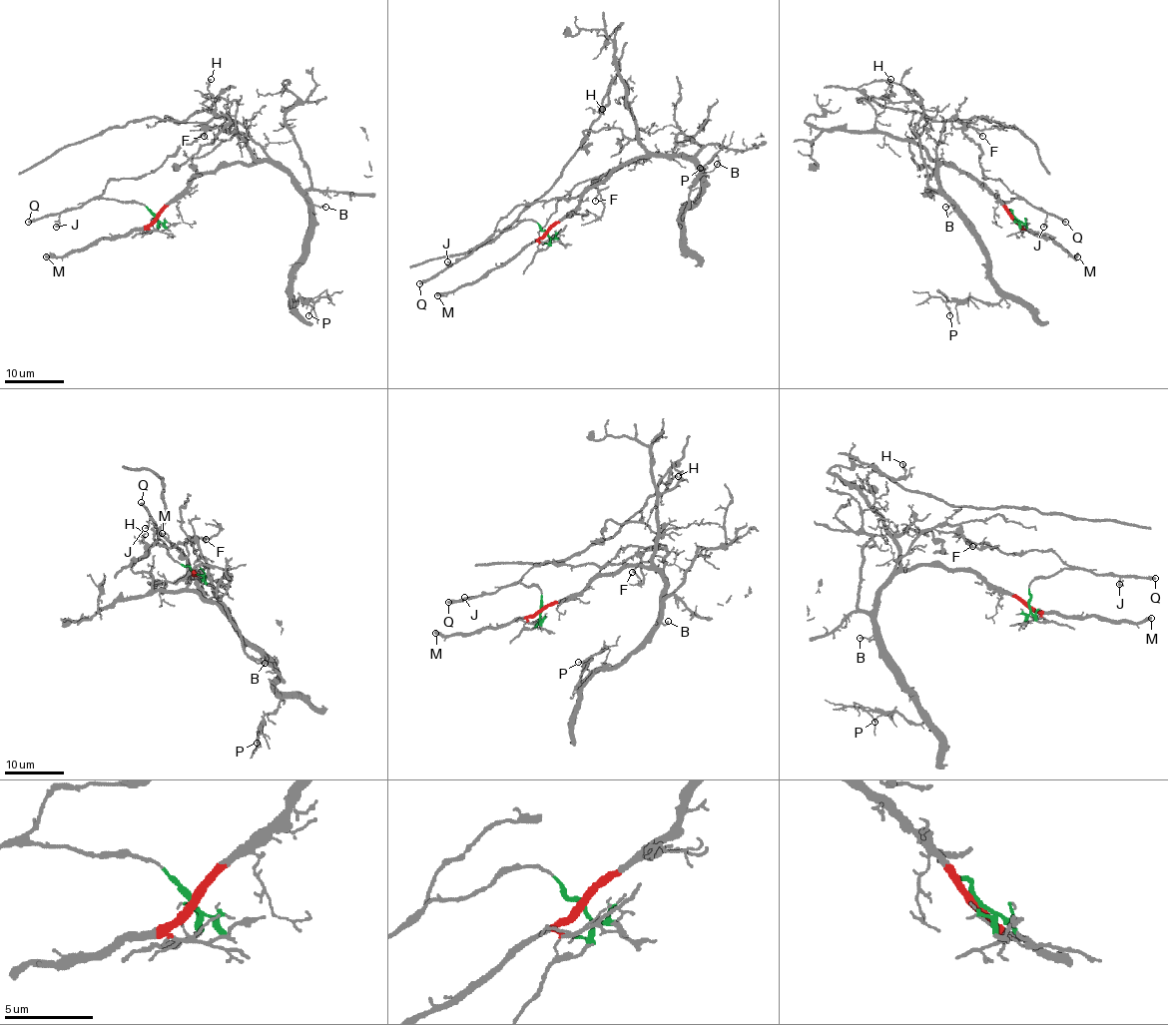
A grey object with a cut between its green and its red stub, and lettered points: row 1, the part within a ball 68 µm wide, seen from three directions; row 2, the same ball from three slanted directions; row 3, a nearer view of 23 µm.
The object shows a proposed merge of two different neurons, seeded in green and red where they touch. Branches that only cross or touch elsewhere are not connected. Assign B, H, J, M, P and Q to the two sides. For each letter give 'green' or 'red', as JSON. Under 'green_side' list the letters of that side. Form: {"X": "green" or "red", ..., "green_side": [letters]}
{"B": "red", "H": "red", "J": "green", "M": "red", "P": "red", "Q": "green", "green_side": ["J", "Q"]}

